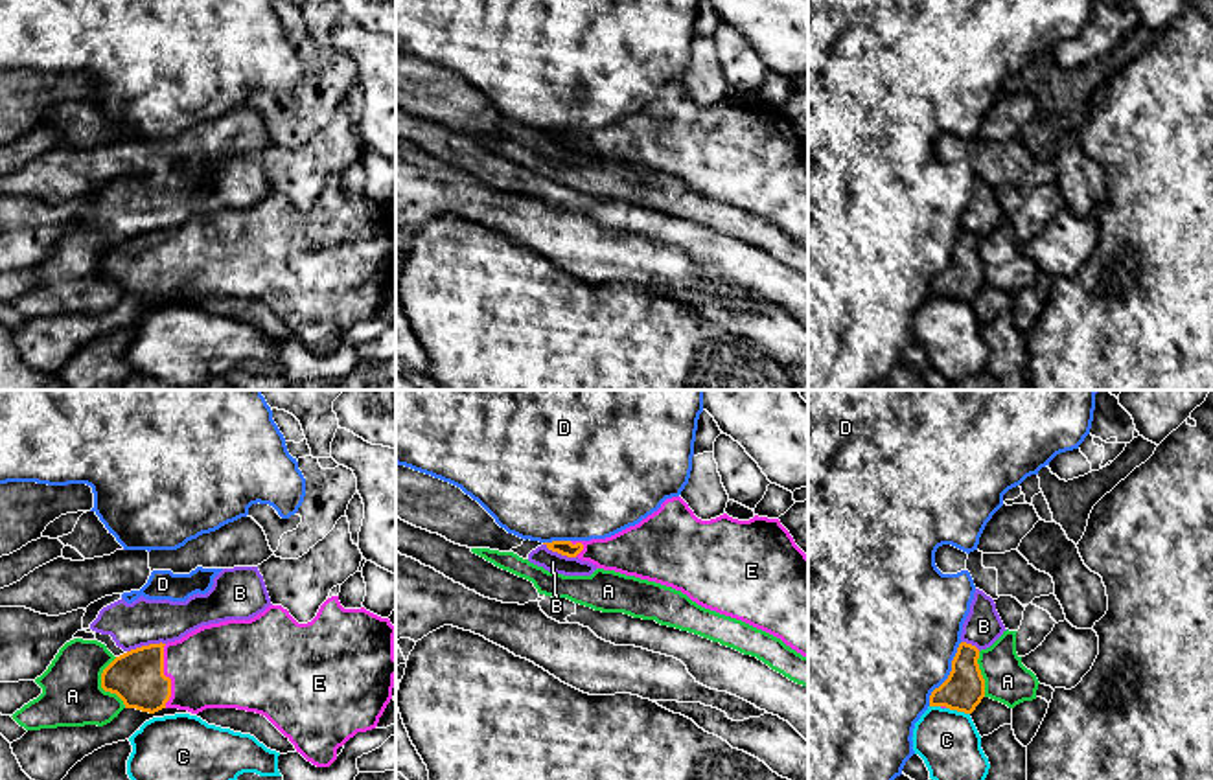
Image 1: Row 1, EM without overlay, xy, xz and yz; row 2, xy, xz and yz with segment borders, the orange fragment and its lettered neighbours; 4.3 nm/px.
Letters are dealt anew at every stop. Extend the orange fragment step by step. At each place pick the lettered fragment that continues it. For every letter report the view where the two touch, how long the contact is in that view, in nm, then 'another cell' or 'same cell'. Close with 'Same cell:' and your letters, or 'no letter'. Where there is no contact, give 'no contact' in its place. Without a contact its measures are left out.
A: xy | 220 nm | another cell
B: xy | 170 nm | another cell
C: yz | 110 nm | another cell
D: yz | 320 nm | another cell
E: xy | 280 nm | same cell
Same cell: E

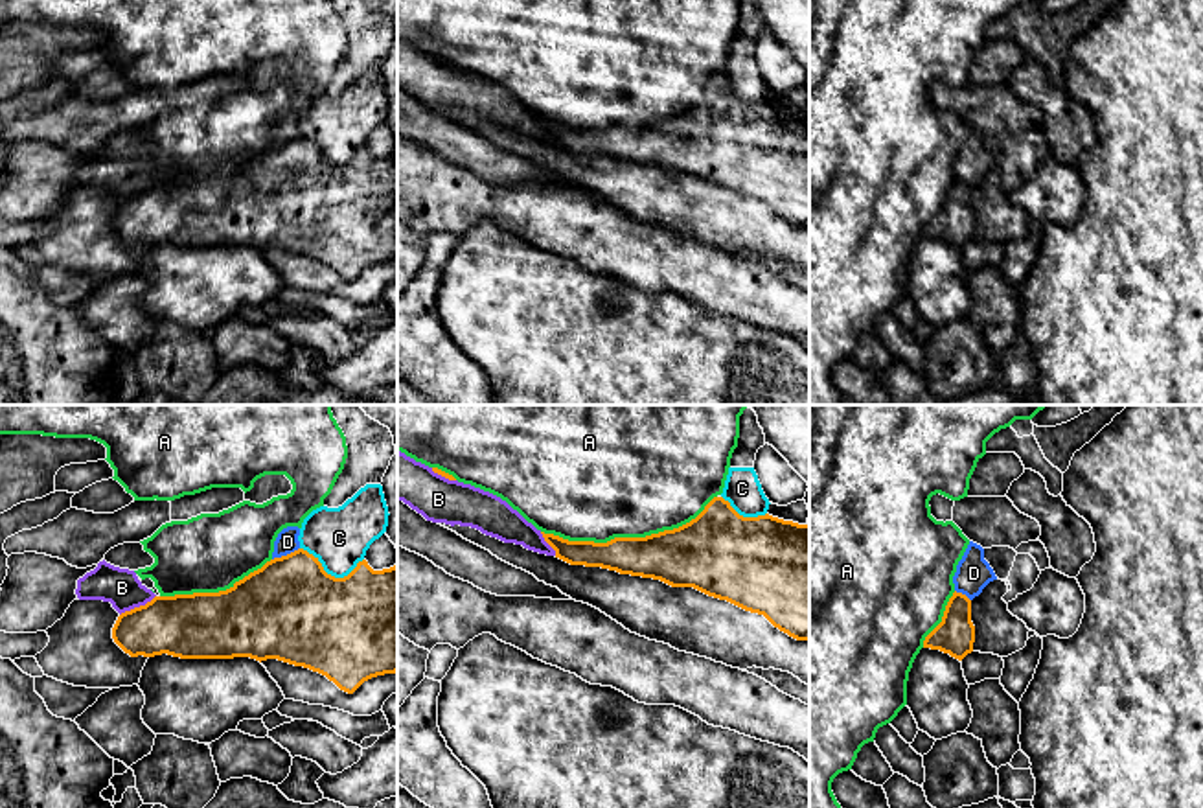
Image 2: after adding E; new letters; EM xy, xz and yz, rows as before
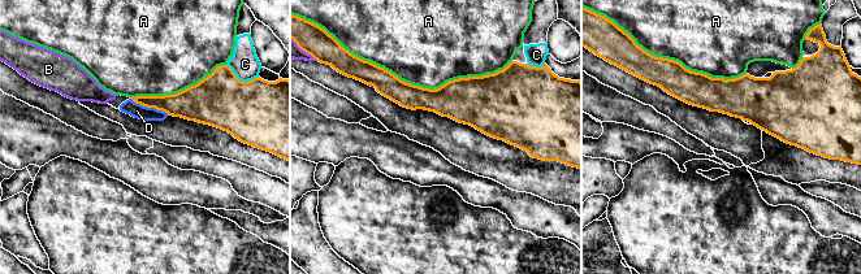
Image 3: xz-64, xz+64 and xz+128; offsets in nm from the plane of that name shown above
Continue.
A: xz | 800 nm | another cell
B: xy | 180 nm | another cell
C: xy | 280 nm | another cell
D: xy | 130 nm | another cell
Same cell: no letter

